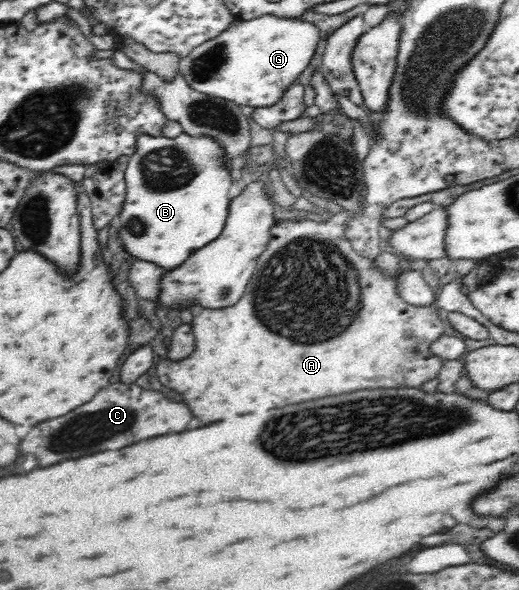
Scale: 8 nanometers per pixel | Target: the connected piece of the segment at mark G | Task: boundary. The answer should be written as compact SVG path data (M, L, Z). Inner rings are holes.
M260 16L250 20L235 20L230 28L223 30L216 38L203 42L193 48L188 56L179 60L179 72L184 80L194 89L208 96L217 96L242 106L254 108L272 106L282 98L284 91L296 83L298 75L306 70L310 59L316 52L320 33L312 23L295 18L279 16Z

